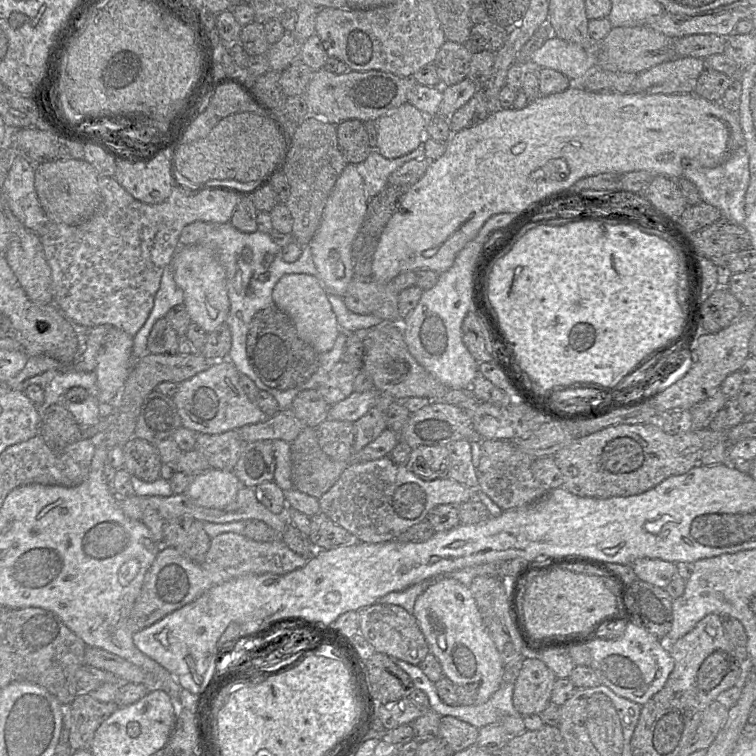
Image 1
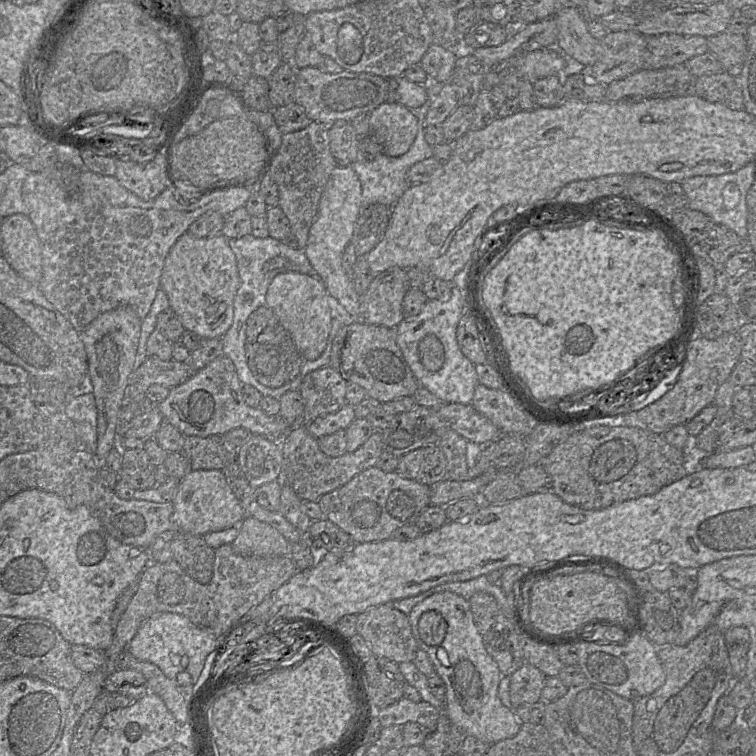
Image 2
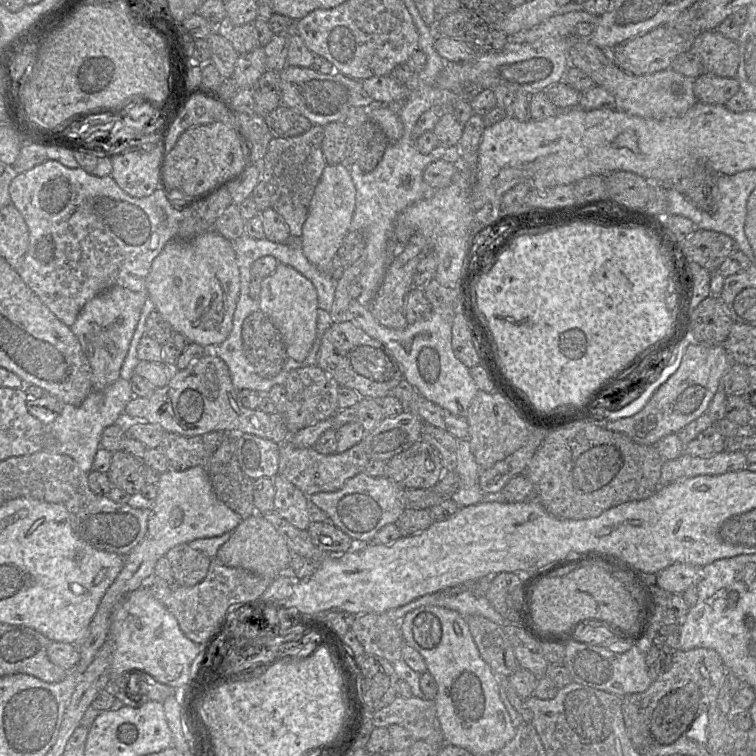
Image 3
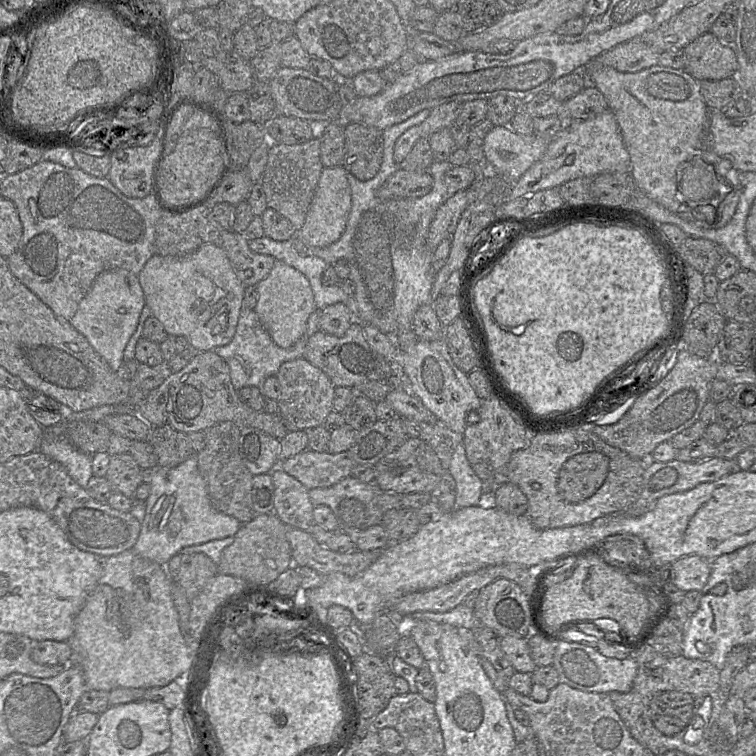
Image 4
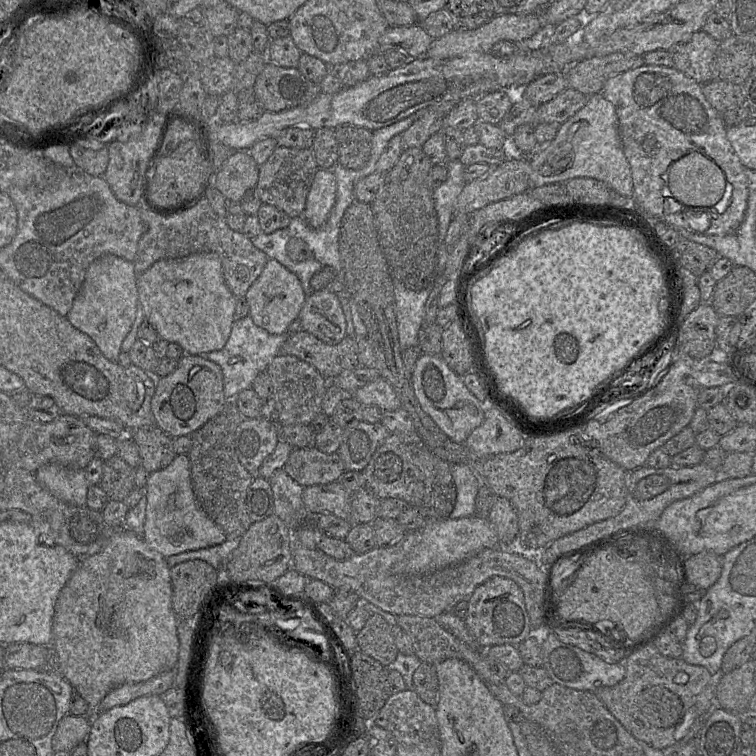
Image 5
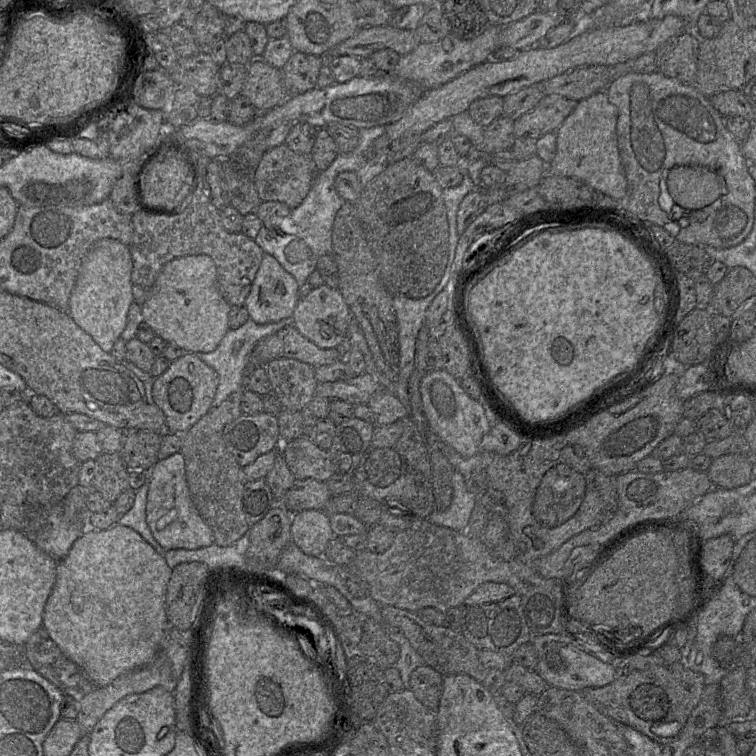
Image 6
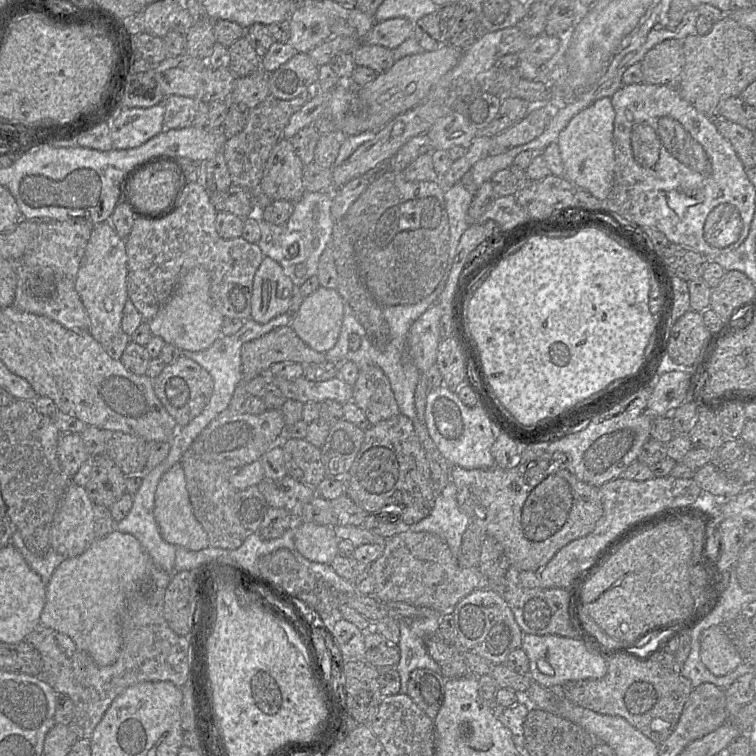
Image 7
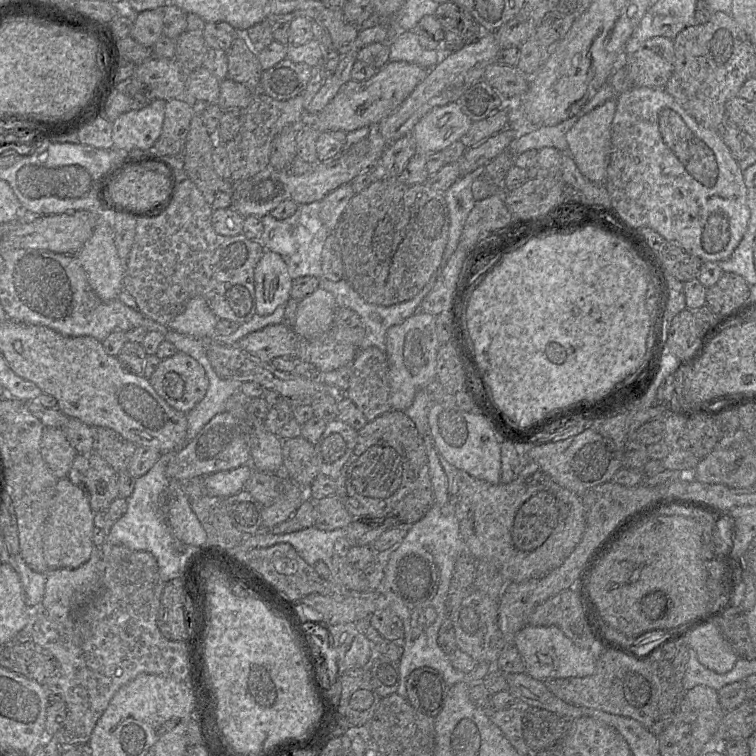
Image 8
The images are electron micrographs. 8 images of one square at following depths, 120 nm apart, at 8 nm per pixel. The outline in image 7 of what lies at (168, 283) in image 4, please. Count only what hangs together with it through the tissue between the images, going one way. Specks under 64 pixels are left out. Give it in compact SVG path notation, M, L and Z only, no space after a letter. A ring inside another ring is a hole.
M202 266L189 270L176 285L169 299L162 305L157 314L148 322L153 336L161 337L165 343L172 344L179 350L202 351L208 349L219 338L224 316L216 309L210 296L211 276Z

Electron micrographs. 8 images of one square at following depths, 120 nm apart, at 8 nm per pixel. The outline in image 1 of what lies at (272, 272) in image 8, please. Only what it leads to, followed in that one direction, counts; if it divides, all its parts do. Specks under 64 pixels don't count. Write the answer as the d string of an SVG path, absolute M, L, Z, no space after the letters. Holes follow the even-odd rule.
M287 274L280 278L272 291L274 305L288 315L299 337L319 354L330 351L340 333L340 327L327 291L318 278L307 274Z

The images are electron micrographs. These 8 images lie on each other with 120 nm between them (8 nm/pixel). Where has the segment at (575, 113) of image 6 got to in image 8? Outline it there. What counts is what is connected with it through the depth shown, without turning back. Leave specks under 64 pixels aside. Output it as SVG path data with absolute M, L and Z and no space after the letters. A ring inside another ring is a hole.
M608 100L585 114L566 133L567 152L581 174L589 181L604 184L611 148L611 125L616 112L615 100Z

